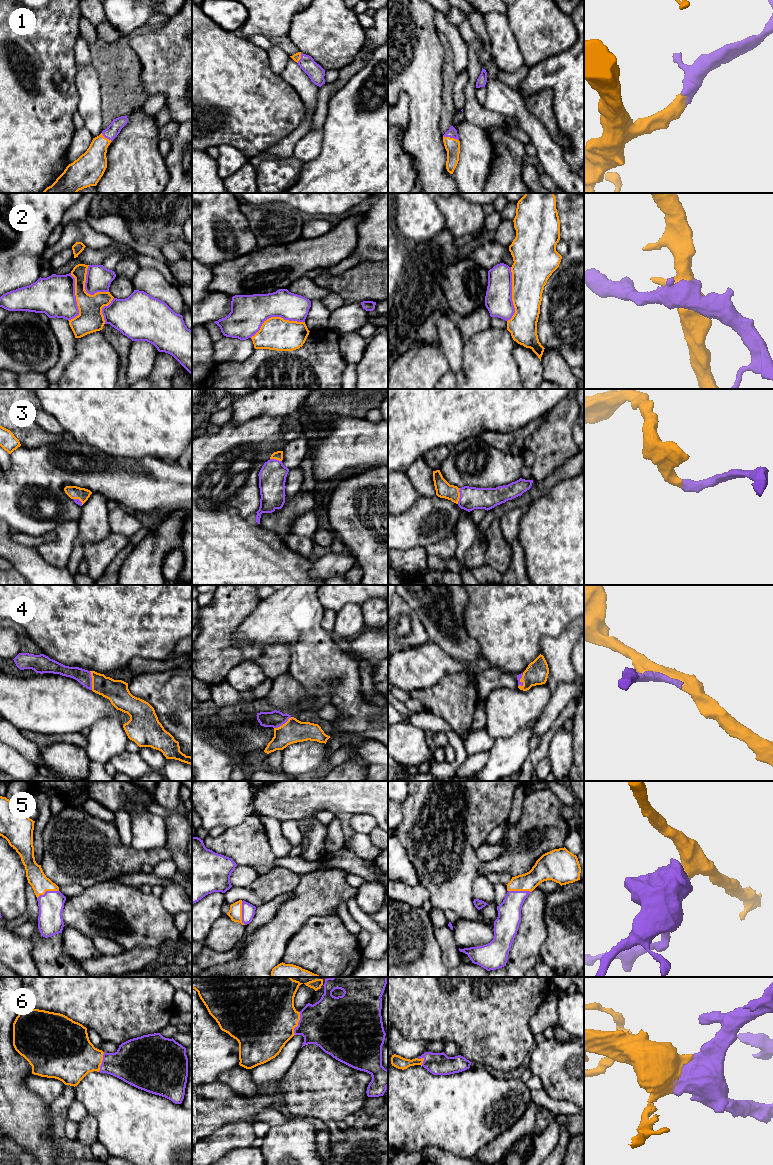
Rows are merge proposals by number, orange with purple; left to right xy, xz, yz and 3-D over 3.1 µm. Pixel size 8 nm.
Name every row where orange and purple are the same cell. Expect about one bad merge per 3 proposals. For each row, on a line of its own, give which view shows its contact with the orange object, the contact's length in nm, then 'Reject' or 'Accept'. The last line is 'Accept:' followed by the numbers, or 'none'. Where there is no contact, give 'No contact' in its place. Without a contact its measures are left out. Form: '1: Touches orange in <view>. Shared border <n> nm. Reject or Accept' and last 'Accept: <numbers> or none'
1: Touches orange in yz. Shared border 130 nm. Reject
2: Touches orange in xz. Shared border 460 nm. Reject
3: Touches orange in yz. Shared border 130 nm. Accept
4: Touches orange in xy. Shared border 150 nm. Accept
5: Touches orange in xz. Shared border 190 nm. Accept
6: Touches orange in xz. Shared border 190 nm. Accept
Accept: 3, 4, 5, 6

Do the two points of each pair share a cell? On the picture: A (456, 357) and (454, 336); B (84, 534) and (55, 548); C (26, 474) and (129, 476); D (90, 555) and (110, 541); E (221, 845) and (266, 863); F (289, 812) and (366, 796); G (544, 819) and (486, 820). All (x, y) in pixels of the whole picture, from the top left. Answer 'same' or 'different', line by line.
A: same
B: different
C: same
D: same
E: same
F: same
G: different

